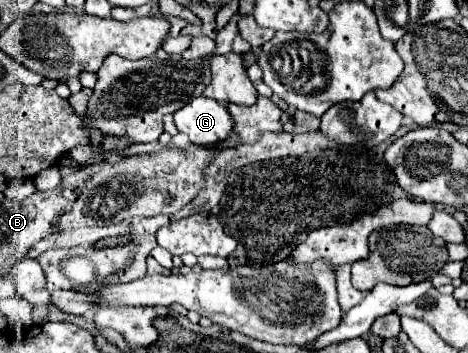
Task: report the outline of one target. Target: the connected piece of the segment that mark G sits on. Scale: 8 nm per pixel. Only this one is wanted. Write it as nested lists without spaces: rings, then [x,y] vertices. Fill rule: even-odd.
[[[199,96],[173,114],[179,132],[187,134],[193,144],[211,146],[223,142],[233,132],[233,118],[227,106]]]

